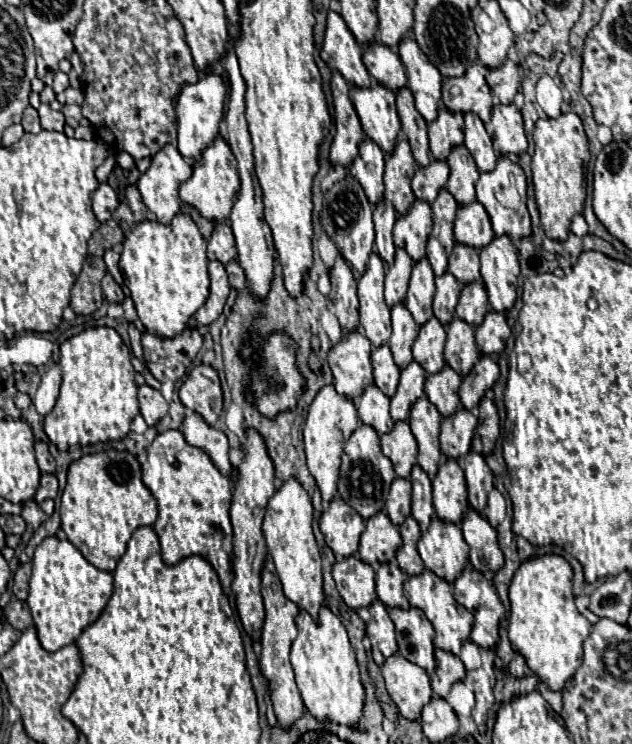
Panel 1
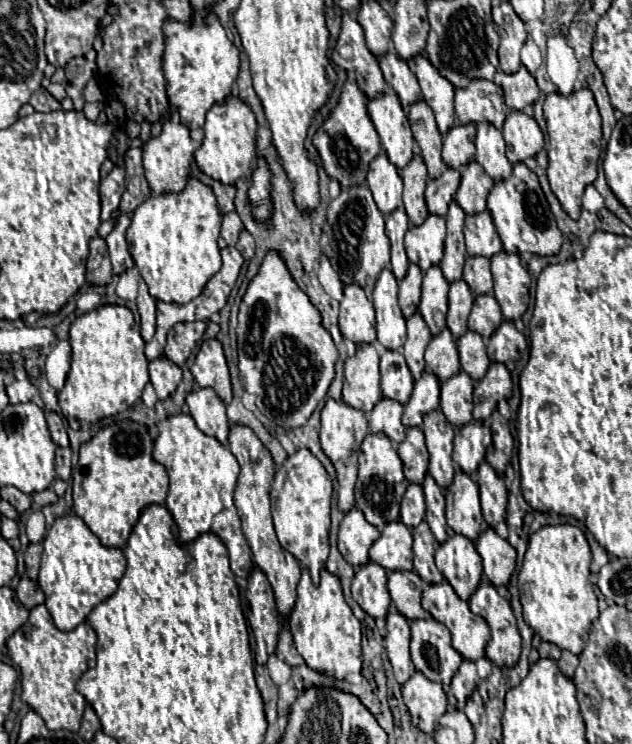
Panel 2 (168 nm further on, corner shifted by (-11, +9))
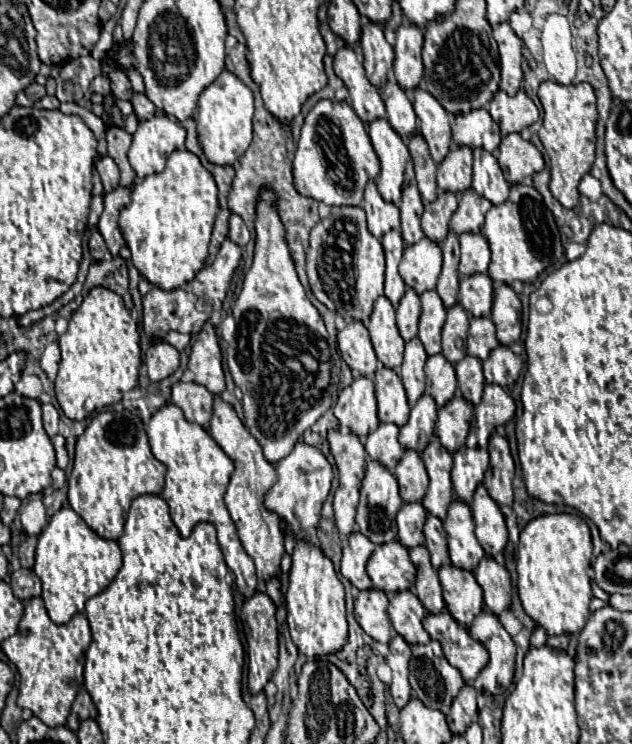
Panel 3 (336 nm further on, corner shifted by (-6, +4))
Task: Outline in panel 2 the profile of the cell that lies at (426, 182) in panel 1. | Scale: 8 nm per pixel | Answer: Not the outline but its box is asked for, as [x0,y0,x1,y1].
[425,168,459,216]

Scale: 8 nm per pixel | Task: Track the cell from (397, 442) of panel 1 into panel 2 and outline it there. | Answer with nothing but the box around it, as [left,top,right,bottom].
[397,426,429,484]

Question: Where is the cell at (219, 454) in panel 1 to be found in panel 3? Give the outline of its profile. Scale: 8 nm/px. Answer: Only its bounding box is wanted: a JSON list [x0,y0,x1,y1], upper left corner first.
[172,381,212,429]

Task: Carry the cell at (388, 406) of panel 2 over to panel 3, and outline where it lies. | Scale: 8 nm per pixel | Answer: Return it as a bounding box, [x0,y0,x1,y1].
[364,423,404,471]

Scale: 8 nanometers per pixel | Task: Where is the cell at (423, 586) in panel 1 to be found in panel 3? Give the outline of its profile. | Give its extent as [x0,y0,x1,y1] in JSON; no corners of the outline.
[424,611,486,683]

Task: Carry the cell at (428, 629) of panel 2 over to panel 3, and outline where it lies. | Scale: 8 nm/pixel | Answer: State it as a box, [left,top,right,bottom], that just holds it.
[410,641,464,713]

